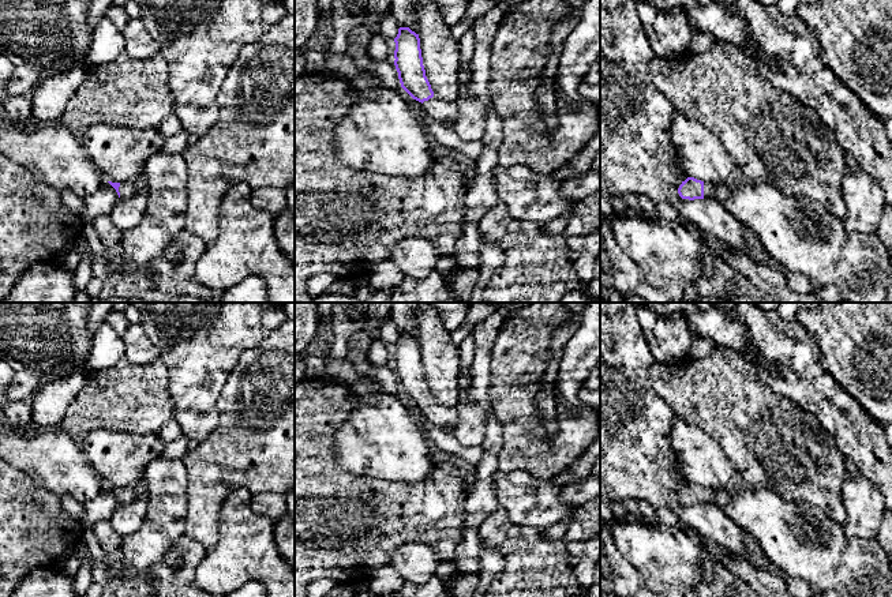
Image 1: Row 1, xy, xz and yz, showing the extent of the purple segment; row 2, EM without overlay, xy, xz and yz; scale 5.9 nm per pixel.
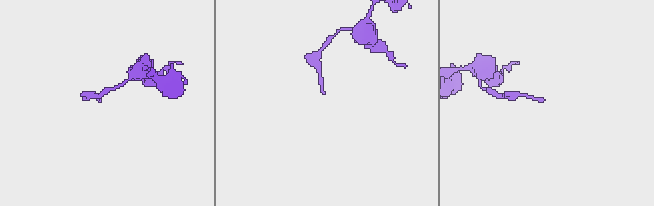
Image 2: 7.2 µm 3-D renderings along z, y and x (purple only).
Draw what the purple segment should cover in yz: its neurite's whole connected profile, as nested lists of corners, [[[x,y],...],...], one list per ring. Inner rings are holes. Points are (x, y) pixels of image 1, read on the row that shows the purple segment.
[[[687,177],[678,188],[678,194],[682,199],[711,199],[712,192],[715,191],[716,184],[704,183],[694,177]]]

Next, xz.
[[[400,27],[394,42],[394,65],[401,87],[423,104],[432,120],[453,128],[458,120],[458,108],[456,102],[441,101],[434,95],[423,65],[419,34],[409,27]]]

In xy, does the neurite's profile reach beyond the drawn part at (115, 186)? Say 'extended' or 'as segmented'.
extended

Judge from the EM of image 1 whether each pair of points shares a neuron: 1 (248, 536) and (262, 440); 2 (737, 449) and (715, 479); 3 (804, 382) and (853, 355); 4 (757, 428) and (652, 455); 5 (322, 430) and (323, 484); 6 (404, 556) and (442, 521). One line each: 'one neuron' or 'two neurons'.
1: two neurons
2: two neurons
3: two neurons
4: two neurons
5: one neuron
6: two neurons

